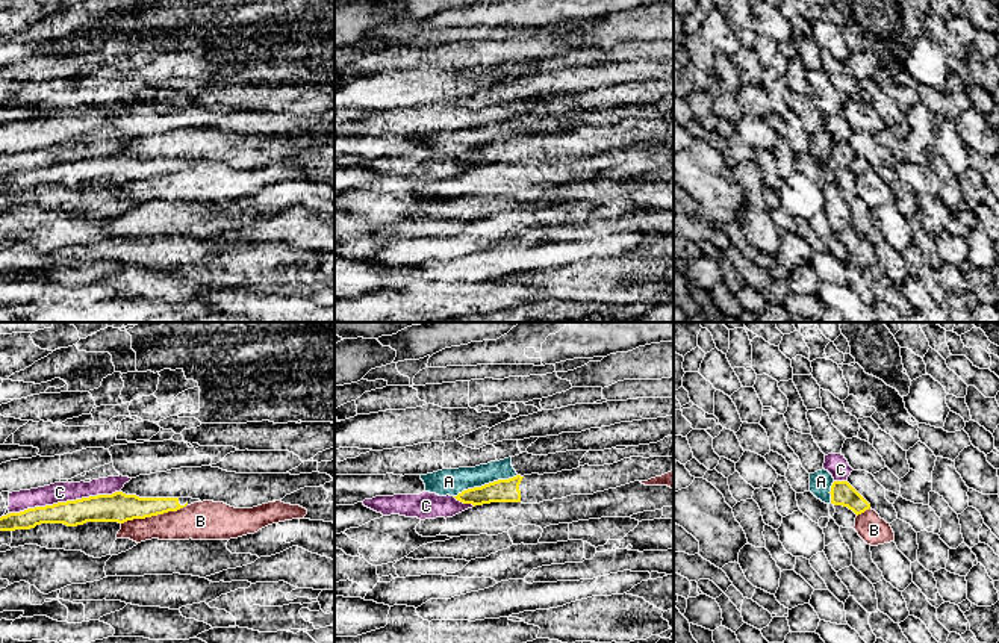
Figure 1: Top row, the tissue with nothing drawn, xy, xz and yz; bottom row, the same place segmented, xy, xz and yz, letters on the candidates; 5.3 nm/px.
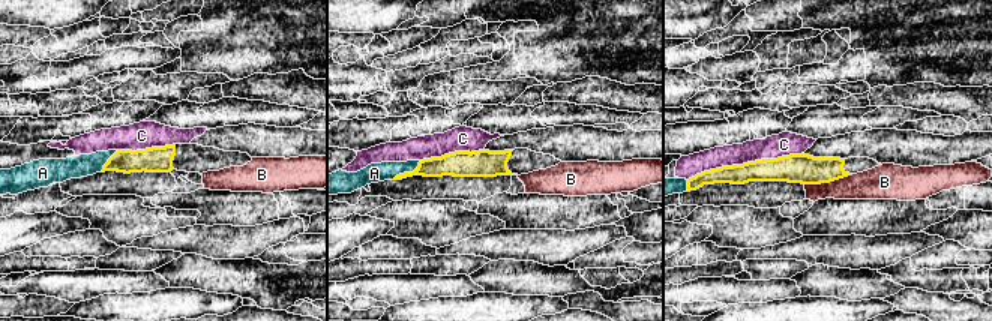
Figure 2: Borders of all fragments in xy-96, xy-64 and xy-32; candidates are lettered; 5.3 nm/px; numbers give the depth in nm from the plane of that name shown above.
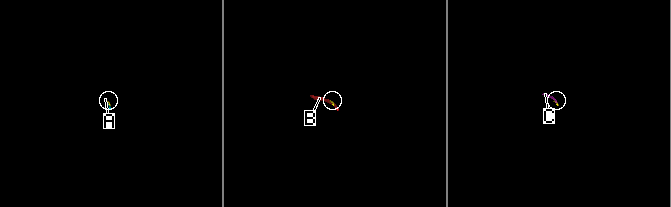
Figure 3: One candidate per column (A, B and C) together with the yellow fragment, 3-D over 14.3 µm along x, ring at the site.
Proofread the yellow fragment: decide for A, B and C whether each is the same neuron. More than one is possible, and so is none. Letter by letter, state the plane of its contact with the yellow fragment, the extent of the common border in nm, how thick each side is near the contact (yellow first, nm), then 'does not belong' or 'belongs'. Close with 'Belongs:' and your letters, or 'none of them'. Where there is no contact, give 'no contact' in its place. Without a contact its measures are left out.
A: xz | 360 nm | 130/140 nm | does not belong
B: xy | 360 nm | 160/200 nm | does not belong
C: xy | 600 nm | 140/110 nm | does not belong
Belongs: none of them

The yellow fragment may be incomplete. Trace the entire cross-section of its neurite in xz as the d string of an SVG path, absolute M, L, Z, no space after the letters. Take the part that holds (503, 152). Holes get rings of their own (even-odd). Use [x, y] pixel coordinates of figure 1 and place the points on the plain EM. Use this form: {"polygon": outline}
{"polygon": "M630 118L613 126L584 126L557 135L516 136L463 151L454 159L474 168L490 163L539 165L571 156L593 156L634 142L648 142L672 130L674 118Z"}

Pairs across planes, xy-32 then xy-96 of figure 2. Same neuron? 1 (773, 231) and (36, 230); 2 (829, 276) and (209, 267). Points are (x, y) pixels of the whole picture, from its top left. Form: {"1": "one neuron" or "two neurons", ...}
{"1": "two neurons", "2": "one neuron"}

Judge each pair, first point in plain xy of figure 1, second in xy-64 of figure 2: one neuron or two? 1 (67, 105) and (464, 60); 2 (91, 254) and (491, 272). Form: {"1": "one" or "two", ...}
{"1": "two", "2": "two"}

